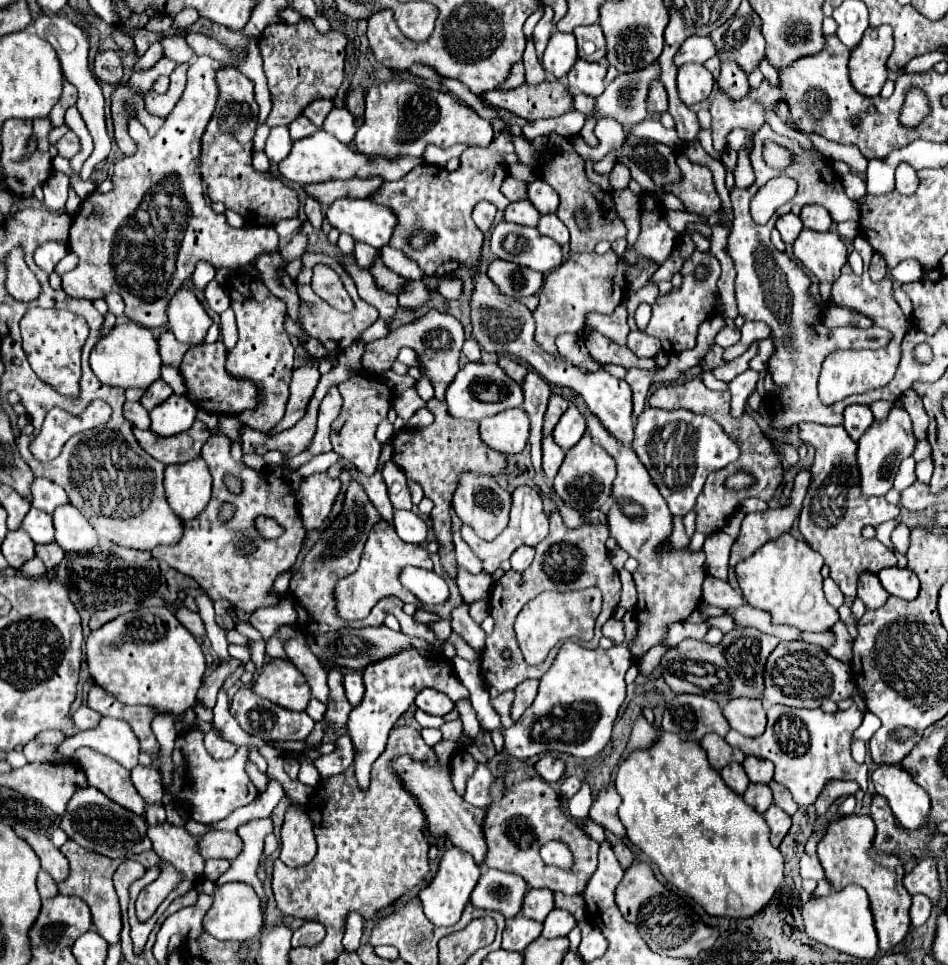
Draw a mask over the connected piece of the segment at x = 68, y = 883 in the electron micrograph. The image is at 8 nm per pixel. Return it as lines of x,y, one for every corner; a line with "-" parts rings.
67,840
63,844
61,852
67,856
67,860
71,864
71,874
69,874
69,880
65,880
65,884
59,884
59,892
81,896
81,900
87,902
87,906
91,910
91,918
93,918
97,932
109,944
117,944
119,942
119,900
117,900
117,894
113,892
111,876
117,870
121,860
111,860
111,858
101,856
97,852
89,852
73,840

